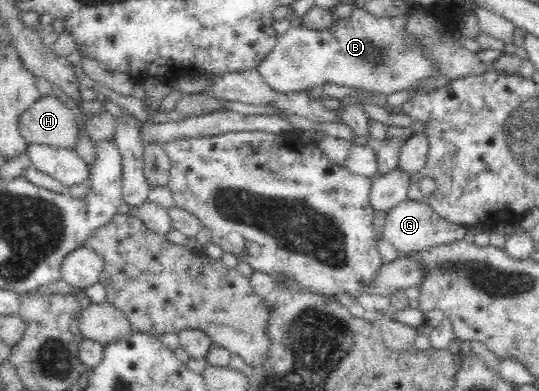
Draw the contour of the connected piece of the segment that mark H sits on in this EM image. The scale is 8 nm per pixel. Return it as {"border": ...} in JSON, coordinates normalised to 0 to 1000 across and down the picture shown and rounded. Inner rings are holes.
{"border":[[[95,243],[71,251],[59,263],[37,294],[32,327],[50,371],[135,381],[148,325],[137,284]]]}

